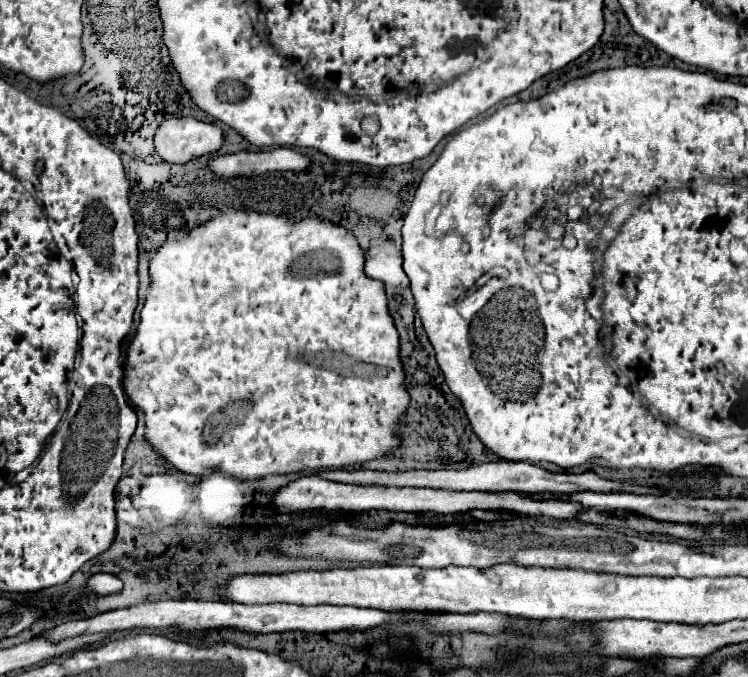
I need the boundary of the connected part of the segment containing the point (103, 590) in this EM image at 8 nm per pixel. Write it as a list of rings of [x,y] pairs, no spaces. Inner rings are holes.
[[[96,574],[90,578],[88,582],[88,592],[98,594],[98,596],[106,596],[106,594],[116,594],[122,590],[122,582],[120,578],[112,576],[112,574]]]

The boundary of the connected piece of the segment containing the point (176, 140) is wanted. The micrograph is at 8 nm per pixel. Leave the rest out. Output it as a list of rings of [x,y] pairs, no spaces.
[[[178,116],[164,120],[154,136],[156,154],[170,164],[186,164],[204,154],[216,154],[222,142],[220,126]]]

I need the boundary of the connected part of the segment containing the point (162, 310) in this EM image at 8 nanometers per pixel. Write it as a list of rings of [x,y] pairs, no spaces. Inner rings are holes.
[[[234,210],[224,216],[212,218],[192,228],[182,238],[172,238],[156,248],[150,260],[150,286],[146,304],[140,312],[140,324],[126,348],[122,388],[136,408],[146,416],[144,438],[158,456],[168,460],[176,470],[202,476],[210,472],[224,472],[238,480],[260,480],[272,474],[292,472],[316,472],[336,470],[384,458],[402,446],[398,436],[400,420],[408,412],[410,394],[404,386],[404,366],[400,362],[400,336],[394,326],[394,318],[388,310],[384,282],[368,278],[364,274],[364,252],[356,236],[326,218],[310,216],[300,222],[292,222],[286,216],[262,214],[256,210]],[[308,252],[336,252],[340,264],[300,264]]]

